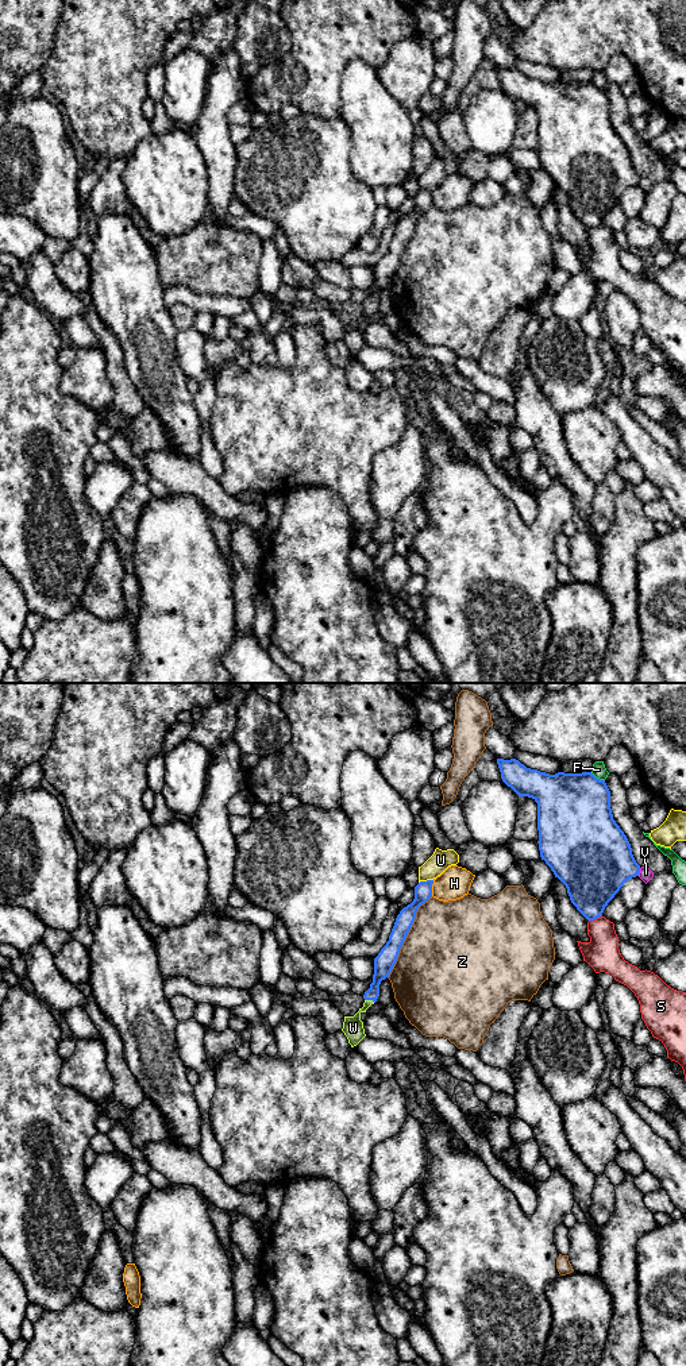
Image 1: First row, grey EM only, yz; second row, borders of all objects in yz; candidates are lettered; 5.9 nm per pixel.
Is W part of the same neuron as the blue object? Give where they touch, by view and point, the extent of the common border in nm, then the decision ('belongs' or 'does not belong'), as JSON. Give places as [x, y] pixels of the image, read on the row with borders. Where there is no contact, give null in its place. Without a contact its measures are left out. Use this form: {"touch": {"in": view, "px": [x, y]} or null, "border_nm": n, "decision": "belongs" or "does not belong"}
{"touch": {"in": "yz", "px": [370, 999]}, "border_nm": 70, "decision": "belongs"}

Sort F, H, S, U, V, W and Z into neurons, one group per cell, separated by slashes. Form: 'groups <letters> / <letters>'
groups F / H / S / U / V / W / Z

